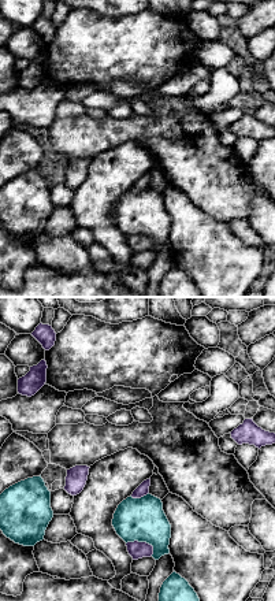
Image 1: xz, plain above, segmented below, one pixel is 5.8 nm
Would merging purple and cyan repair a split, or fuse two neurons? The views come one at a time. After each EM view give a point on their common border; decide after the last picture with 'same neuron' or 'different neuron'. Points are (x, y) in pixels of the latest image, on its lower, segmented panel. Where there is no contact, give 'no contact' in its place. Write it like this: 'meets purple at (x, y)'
meets purple at (142, 542)

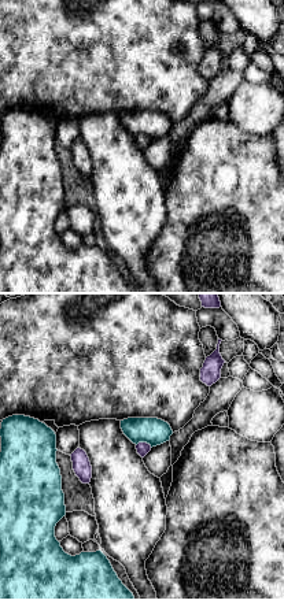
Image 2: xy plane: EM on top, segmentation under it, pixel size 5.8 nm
meets purple at (144, 443)

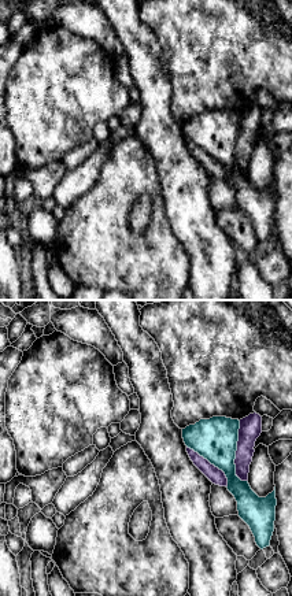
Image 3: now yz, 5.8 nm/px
meets purple at (236, 454)

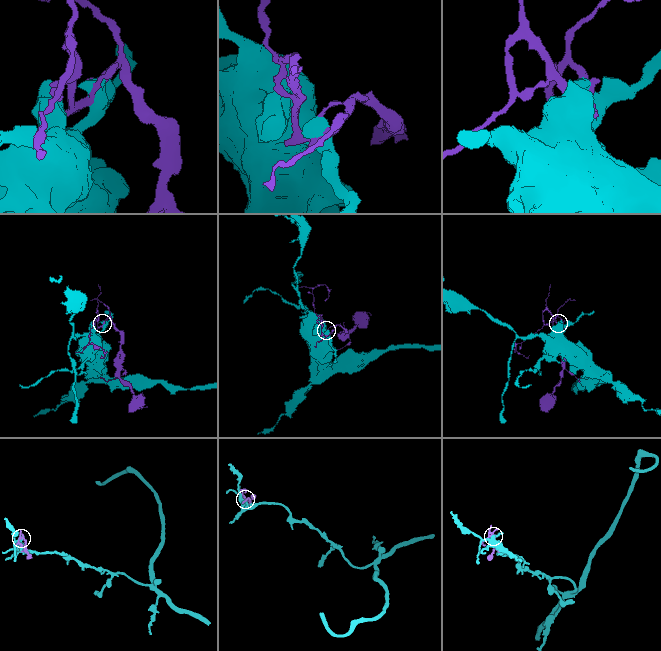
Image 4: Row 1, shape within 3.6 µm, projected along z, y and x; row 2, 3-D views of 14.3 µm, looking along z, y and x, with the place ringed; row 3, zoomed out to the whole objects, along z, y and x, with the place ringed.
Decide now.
different neuron

